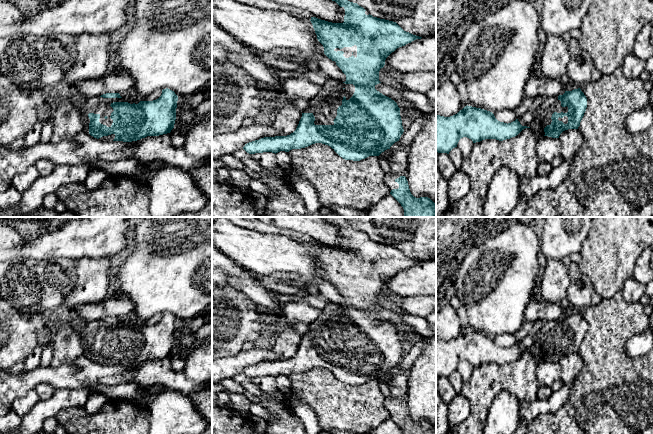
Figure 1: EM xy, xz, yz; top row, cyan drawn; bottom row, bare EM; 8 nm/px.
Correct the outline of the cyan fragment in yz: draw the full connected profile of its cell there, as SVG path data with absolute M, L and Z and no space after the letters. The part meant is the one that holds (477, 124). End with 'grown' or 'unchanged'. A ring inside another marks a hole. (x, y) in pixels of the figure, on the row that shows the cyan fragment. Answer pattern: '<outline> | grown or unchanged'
M467 105L453 116L436 116L436 152L449 154L453 148L457 147L459 140L463 137L471 139L473 143L485 139L503 141L517 136L525 128L530 127L522 126L518 119L507 124L498 121L490 111Z | unchanged

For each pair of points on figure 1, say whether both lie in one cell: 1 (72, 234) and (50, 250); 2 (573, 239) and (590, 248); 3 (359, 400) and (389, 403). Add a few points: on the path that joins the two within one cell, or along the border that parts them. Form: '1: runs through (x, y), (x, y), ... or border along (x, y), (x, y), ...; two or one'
1: runs through (67, 239), (63, 243), (55, 245); one
2: border along (591, 227), (579, 253); two
3: border along (384, 398), (384, 407), (390, 415); two

